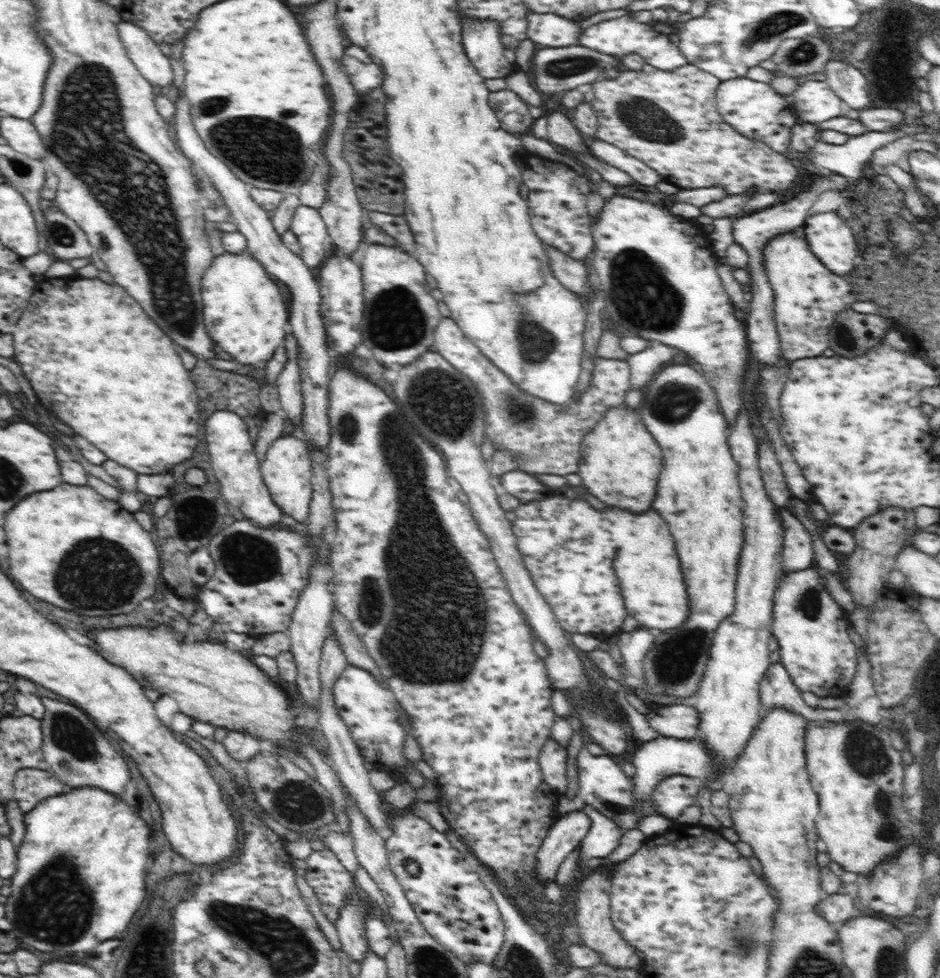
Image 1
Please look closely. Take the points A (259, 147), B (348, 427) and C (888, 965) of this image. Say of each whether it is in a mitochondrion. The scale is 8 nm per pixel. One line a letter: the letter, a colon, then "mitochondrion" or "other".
A: mitochondrion
B: mitochondrion
C: mitochondrion

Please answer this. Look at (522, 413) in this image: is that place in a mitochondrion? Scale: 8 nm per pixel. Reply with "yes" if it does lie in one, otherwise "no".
yes

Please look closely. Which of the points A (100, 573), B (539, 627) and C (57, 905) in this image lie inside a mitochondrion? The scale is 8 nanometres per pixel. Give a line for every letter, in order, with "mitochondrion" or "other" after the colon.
A: mitochondrion
B: other
C: mitochondrion

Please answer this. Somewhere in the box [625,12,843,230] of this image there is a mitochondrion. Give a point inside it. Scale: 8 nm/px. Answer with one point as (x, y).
(805, 53)

